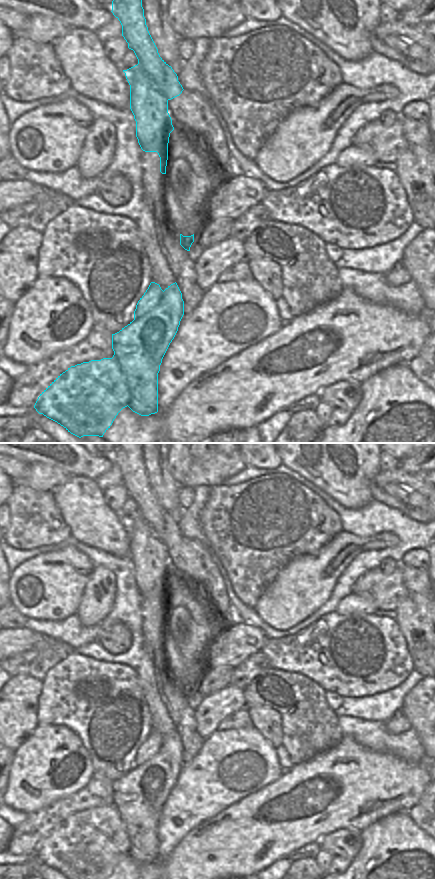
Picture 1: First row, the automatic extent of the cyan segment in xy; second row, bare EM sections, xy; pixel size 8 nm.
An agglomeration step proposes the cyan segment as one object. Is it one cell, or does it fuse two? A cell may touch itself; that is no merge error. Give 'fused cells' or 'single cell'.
fused cells

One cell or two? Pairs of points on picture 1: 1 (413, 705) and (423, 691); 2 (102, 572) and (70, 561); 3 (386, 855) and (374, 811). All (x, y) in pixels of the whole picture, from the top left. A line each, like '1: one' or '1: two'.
1: one
2: two
3: two

